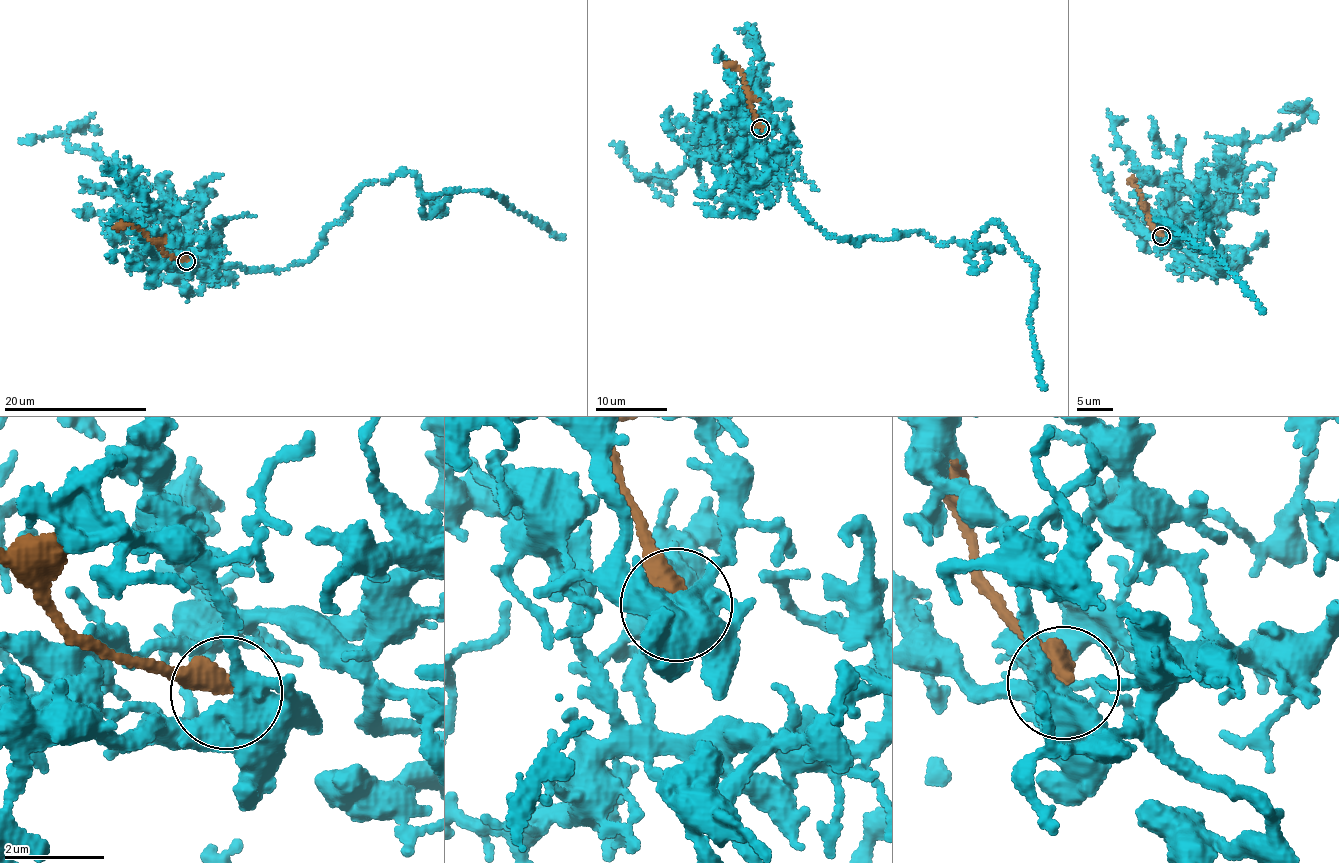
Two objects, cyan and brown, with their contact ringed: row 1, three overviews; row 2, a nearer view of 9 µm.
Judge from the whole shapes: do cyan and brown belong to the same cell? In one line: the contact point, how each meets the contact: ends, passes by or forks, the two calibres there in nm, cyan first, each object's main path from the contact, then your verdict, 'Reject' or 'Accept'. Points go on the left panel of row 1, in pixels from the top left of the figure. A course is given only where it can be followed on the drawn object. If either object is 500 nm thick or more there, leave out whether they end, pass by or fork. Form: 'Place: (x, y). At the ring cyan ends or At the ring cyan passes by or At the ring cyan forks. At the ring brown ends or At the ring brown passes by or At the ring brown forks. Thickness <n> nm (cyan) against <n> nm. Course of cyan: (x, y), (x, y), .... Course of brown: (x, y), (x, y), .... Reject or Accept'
Place: (186, 261). Thickness 500 nm (cyan) against 480 nm. Course of cyan: (186, 263), (287, 268), (411, 173), (442, 214), (448, 194), (427, 216), (483, 191), (564, 236). Course of brown: (186, 261), (173, 257), (134, 226), (120, 224), (113, 229). Reject

